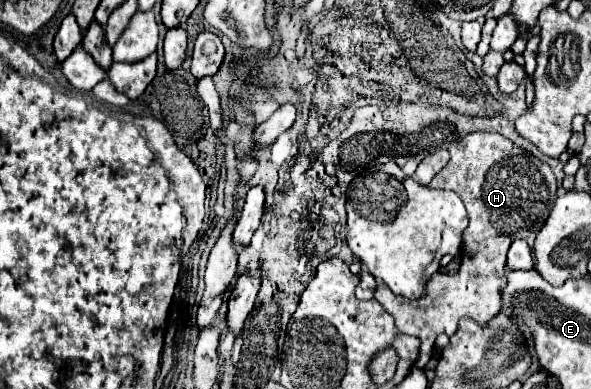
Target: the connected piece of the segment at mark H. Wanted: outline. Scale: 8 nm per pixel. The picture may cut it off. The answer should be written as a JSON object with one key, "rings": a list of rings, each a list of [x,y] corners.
{"rings":[[[482,130],[470,132],[448,150],[448,166],[436,174],[428,186],[456,192],[468,210],[470,224],[464,230],[460,270],[453,275],[434,274],[428,282],[426,296],[418,300],[394,296],[384,284],[378,284],[374,294],[384,310],[394,316],[396,326],[422,342],[416,360],[418,368],[424,368],[430,360],[436,336],[452,336],[460,318],[468,316],[478,324],[486,324],[500,312],[502,288],[506,284],[506,252],[514,238],[528,238],[530,234],[540,232],[552,210],[552,202],[556,200],[556,176],[552,168],[502,134]]]}

